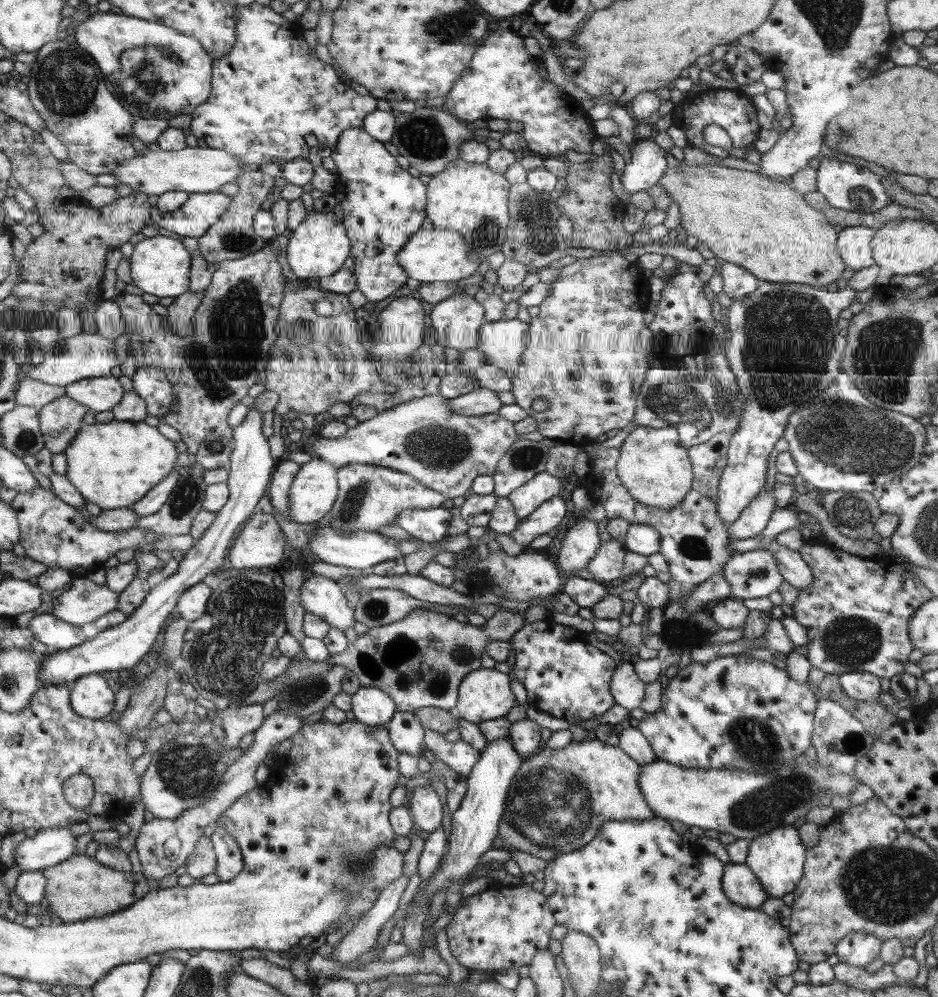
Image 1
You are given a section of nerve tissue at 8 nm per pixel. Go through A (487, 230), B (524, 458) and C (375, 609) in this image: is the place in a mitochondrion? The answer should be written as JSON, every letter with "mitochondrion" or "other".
{"A":"mitochondrion","B":"mitochondrion","C":"mitochondrion"}

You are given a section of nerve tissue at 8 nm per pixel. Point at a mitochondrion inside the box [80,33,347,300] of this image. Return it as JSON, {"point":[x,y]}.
{"point":[147,75]}

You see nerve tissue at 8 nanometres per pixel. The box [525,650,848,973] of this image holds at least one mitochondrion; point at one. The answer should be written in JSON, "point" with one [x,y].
{"point":[778,796]}

